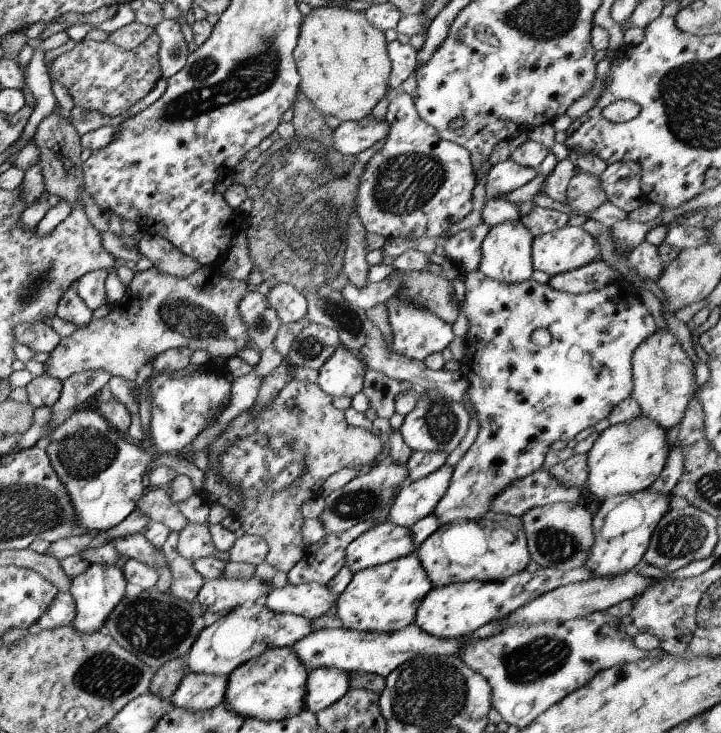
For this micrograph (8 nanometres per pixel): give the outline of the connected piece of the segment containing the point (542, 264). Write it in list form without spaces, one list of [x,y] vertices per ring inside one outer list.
[[[565,225],[559,230],[533,237],[530,251],[532,268],[549,277],[599,260],[599,244],[581,226]]]

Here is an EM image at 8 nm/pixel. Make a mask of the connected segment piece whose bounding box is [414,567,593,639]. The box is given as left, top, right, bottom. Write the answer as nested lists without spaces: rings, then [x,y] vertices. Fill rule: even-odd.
[[[539,567],[532,573],[523,569],[501,582],[470,580],[440,587],[433,586],[419,601],[414,623],[425,633],[437,638],[454,639],[469,636],[486,622],[503,619],[510,612],[517,610],[517,608],[531,602],[547,591],[566,584],[581,582],[591,577],[593,577],[592,572],[587,567],[577,567],[568,571]]]

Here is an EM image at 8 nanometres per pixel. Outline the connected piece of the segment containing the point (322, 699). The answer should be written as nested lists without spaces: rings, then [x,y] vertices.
[[[319,667],[308,672],[304,709],[313,714],[337,702],[349,688],[348,674],[335,667]]]

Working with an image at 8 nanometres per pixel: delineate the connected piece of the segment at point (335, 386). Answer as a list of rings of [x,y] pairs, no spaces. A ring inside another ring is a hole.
[[[339,346],[326,358],[318,368],[317,386],[332,396],[349,396],[362,390],[362,376],[366,364],[356,355],[355,349]]]

